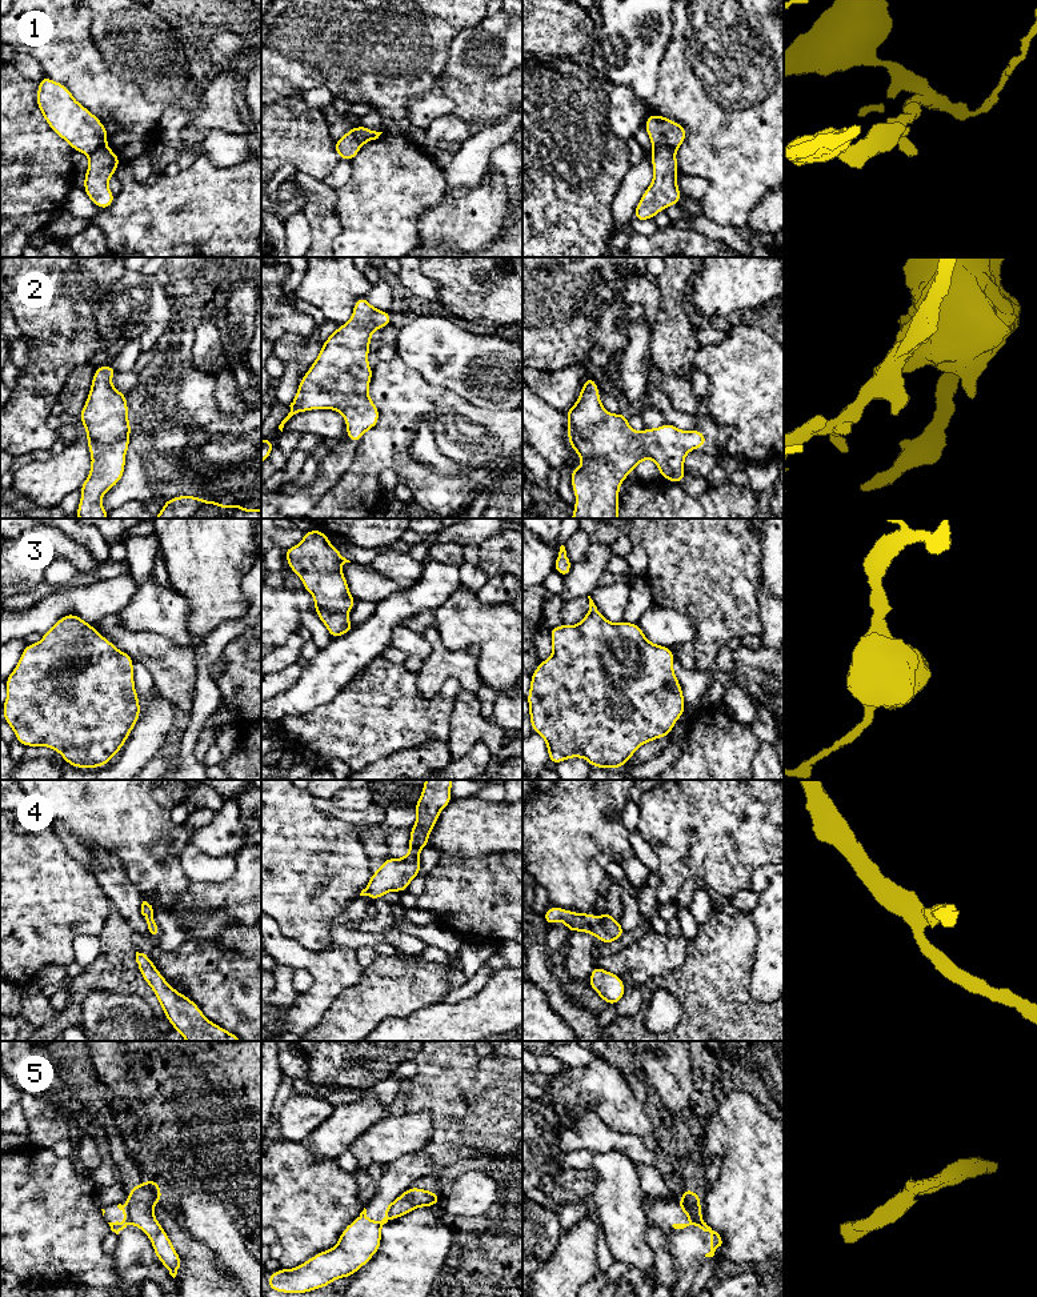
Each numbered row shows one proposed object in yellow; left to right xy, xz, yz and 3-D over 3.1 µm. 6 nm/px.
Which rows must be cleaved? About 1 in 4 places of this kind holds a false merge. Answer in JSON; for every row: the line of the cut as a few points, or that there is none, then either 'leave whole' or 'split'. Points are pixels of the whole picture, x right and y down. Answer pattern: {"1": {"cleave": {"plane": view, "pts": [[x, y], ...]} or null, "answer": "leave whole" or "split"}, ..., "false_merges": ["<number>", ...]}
{"1": {"cleave": {"plane": "yz", "pts": [[653, 148], [667, 148], [673, 155]]}, "answer": "split"}, "2": {"cleave": null, "answer": "leave whole"}, "3": {"cleave": null, "answer": "leave whole"}, "4": {"cleave": null, "answer": "leave whole"}, "5": {"cleave": {"plane": "yz", "pts": [[681, 1203], [692, 1216], [700, 1213]]}, "answer": "split"}, "false_merges": ["1", "5"]}

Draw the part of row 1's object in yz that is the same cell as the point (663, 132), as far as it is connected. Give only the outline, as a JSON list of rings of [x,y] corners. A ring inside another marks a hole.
[[[652,113],[644,124],[653,149],[665,148],[673,155],[686,140],[686,129],[668,117]]]

